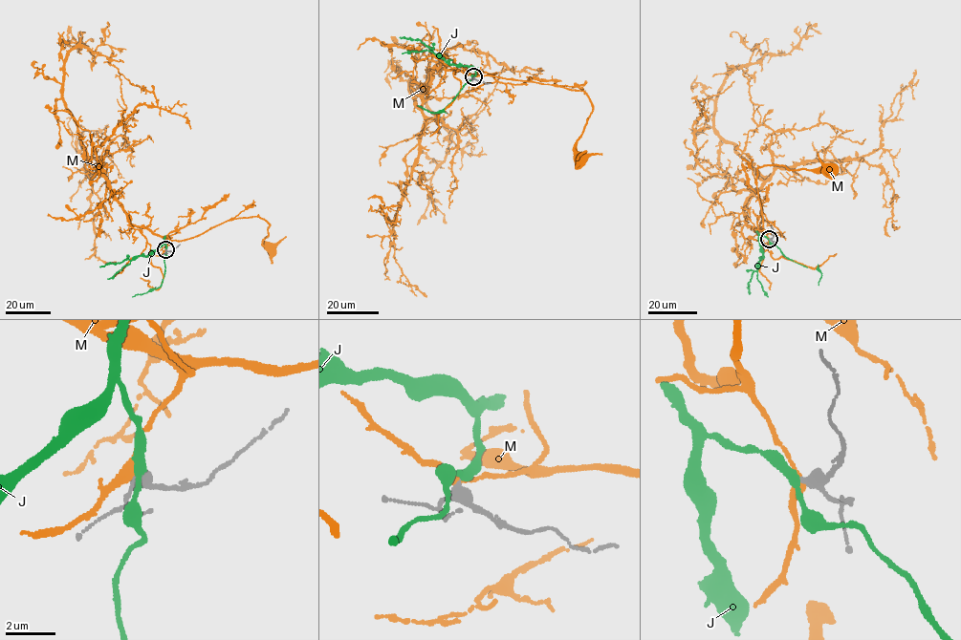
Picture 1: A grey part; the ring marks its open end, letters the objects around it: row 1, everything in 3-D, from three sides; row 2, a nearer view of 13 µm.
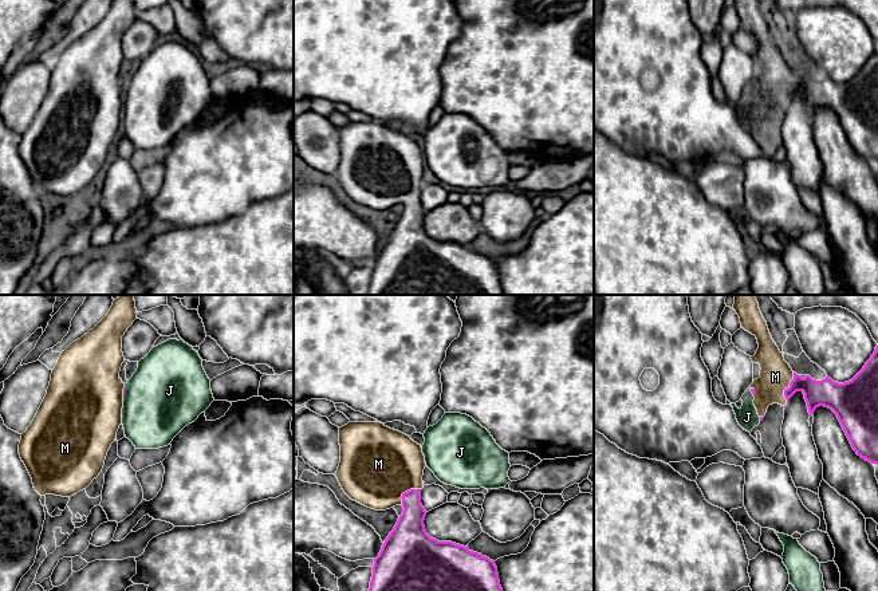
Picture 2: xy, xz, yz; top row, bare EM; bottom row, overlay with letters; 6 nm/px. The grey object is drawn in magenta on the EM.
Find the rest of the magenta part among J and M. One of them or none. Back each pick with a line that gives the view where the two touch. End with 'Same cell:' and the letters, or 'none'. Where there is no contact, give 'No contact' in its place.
M: Touches magenta in xz
Same cell: M

